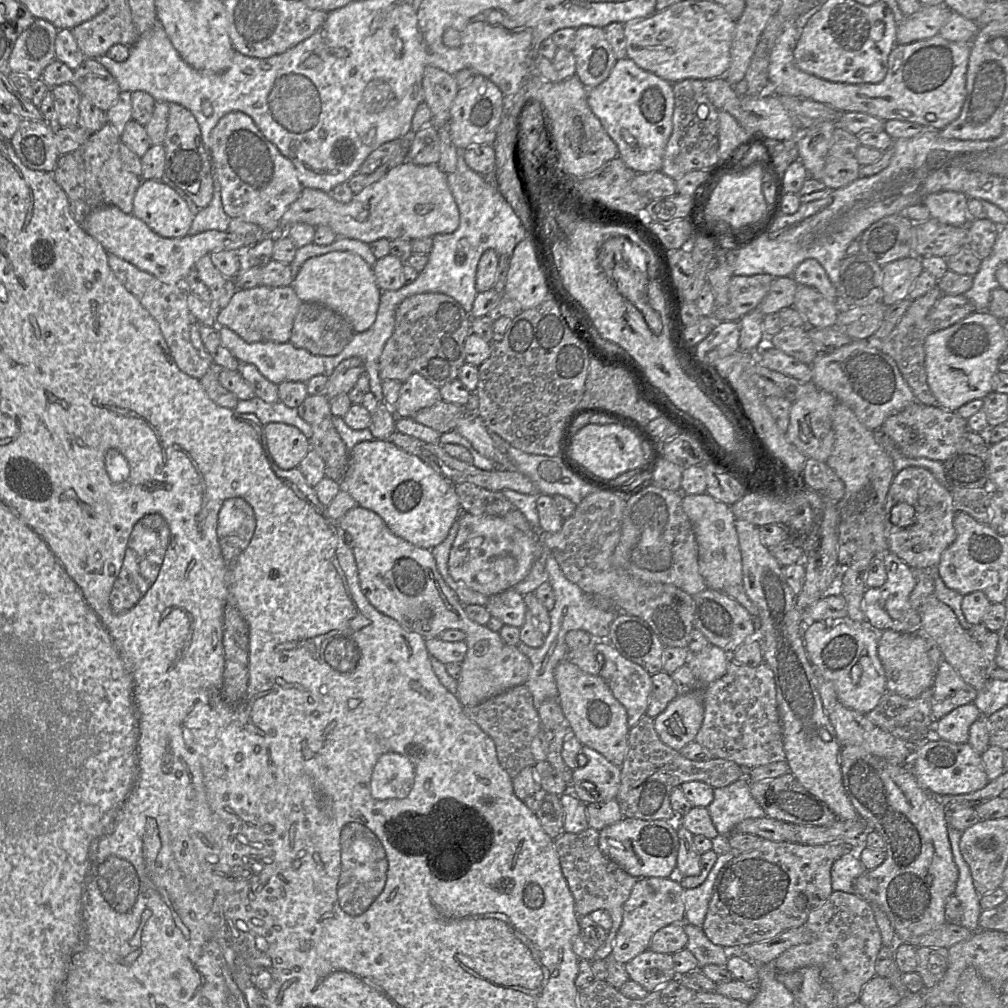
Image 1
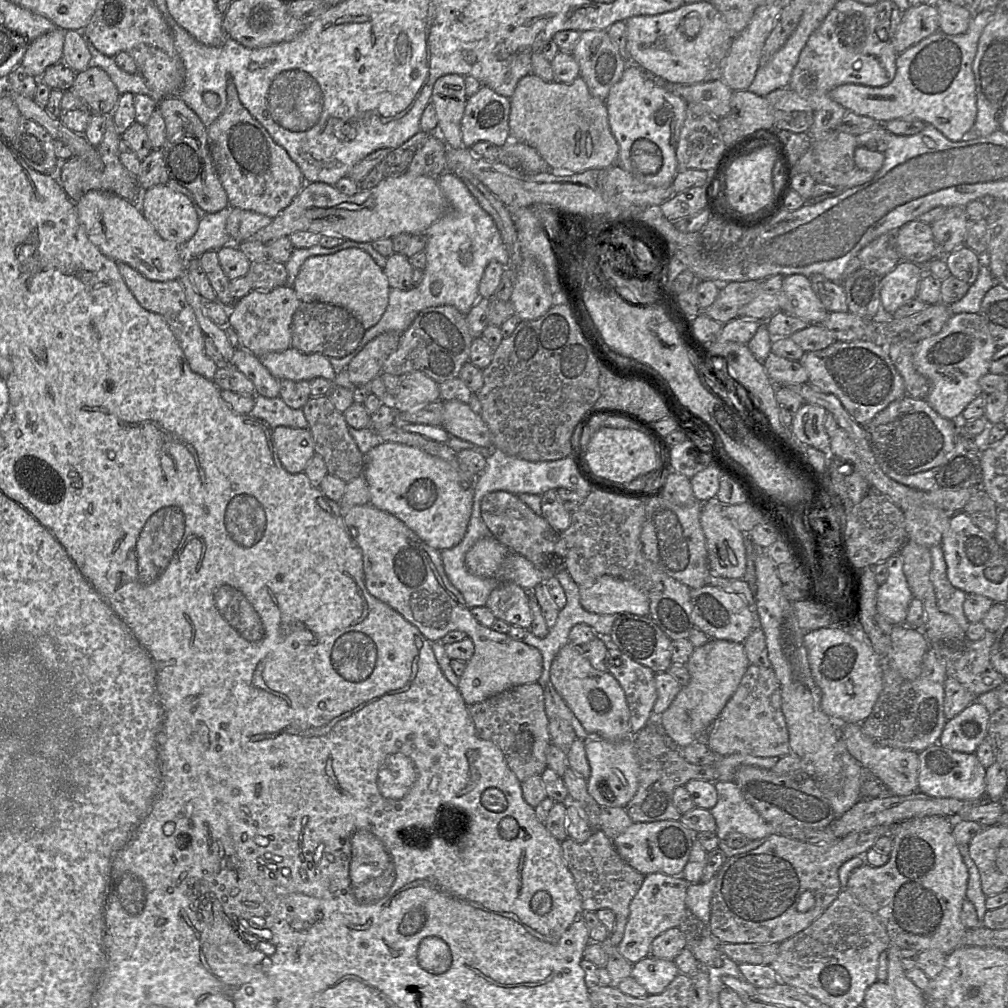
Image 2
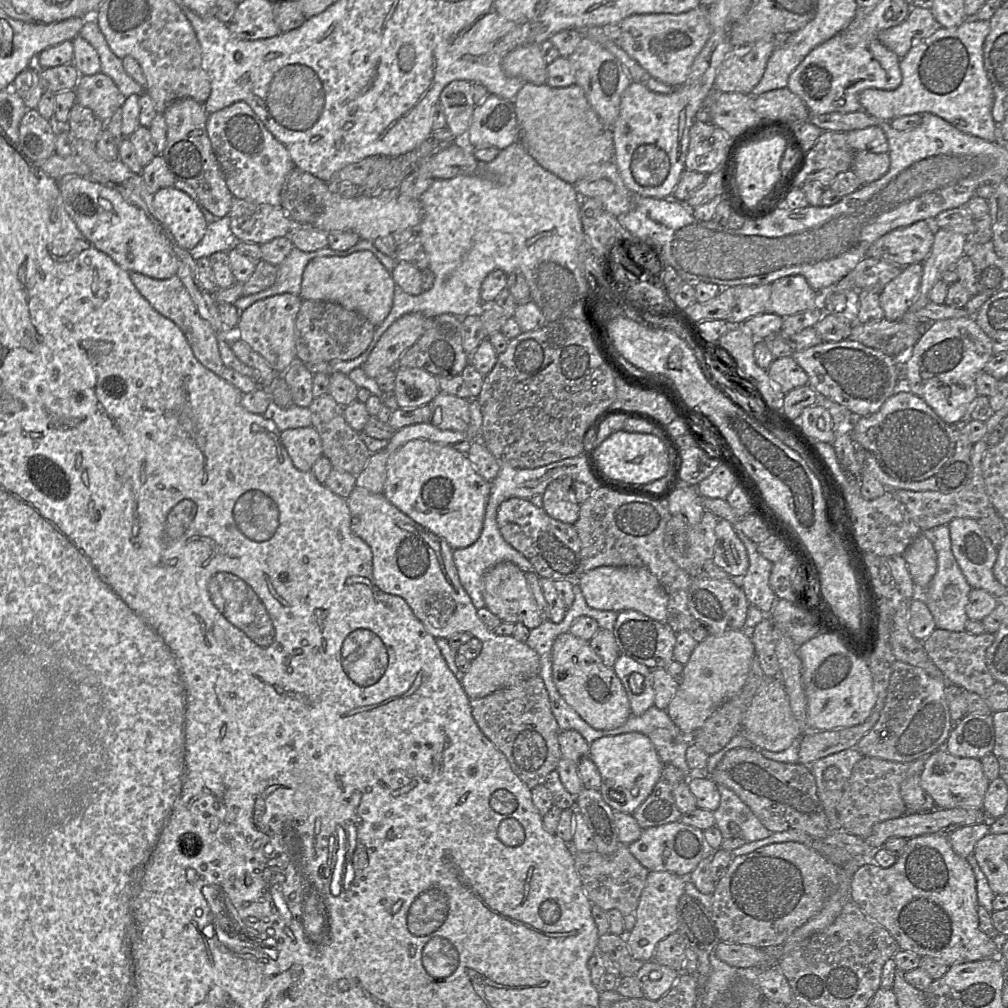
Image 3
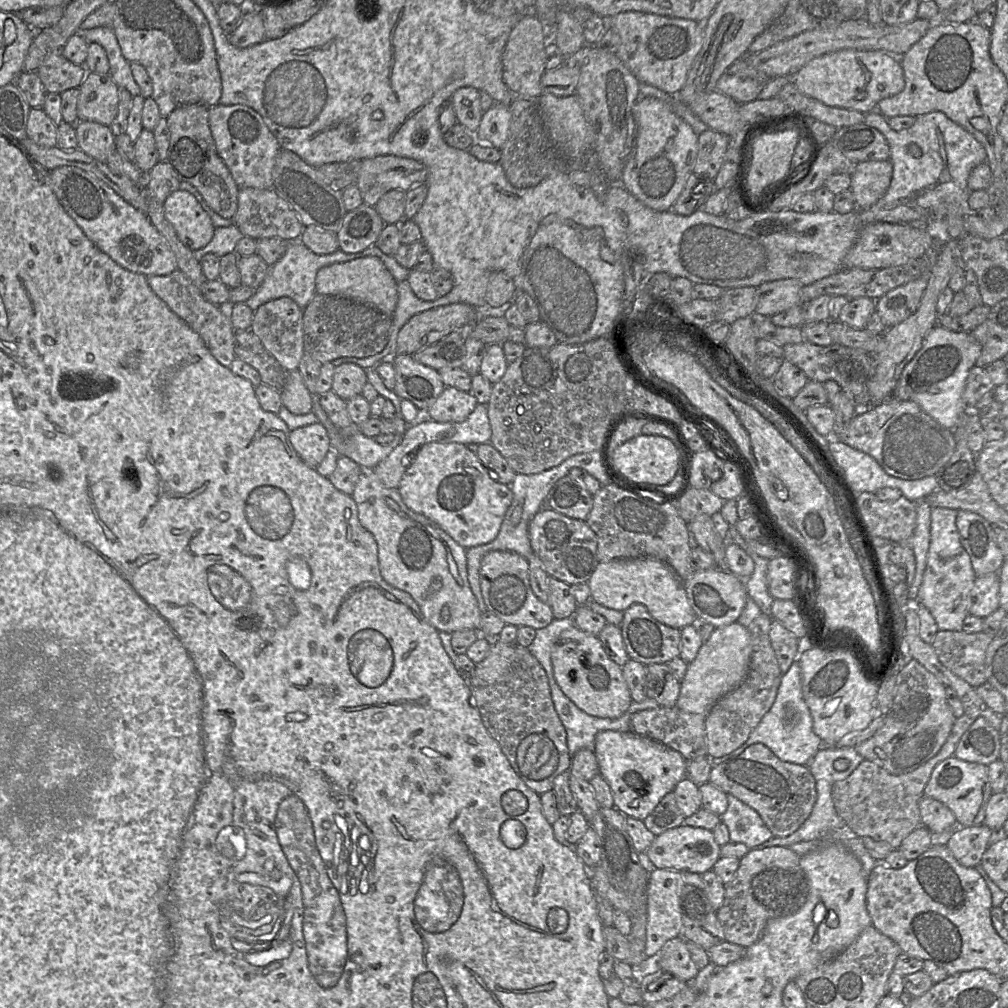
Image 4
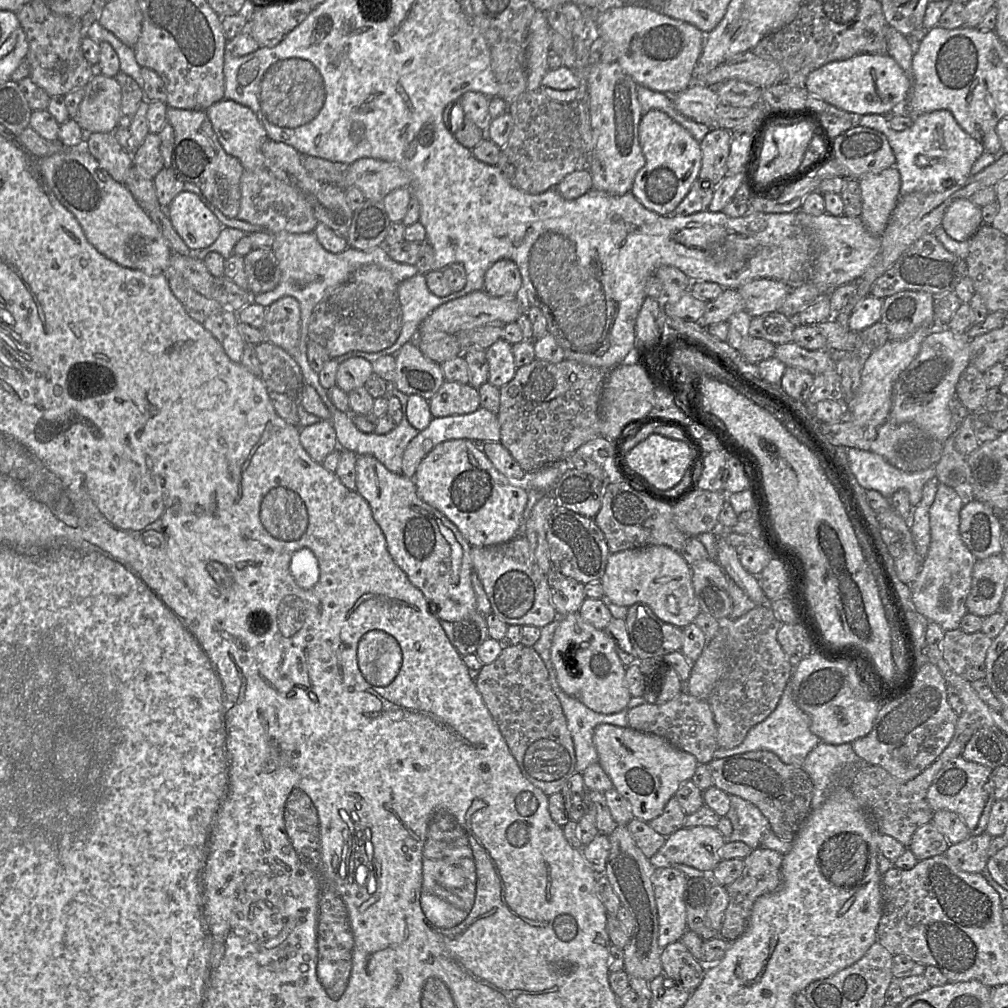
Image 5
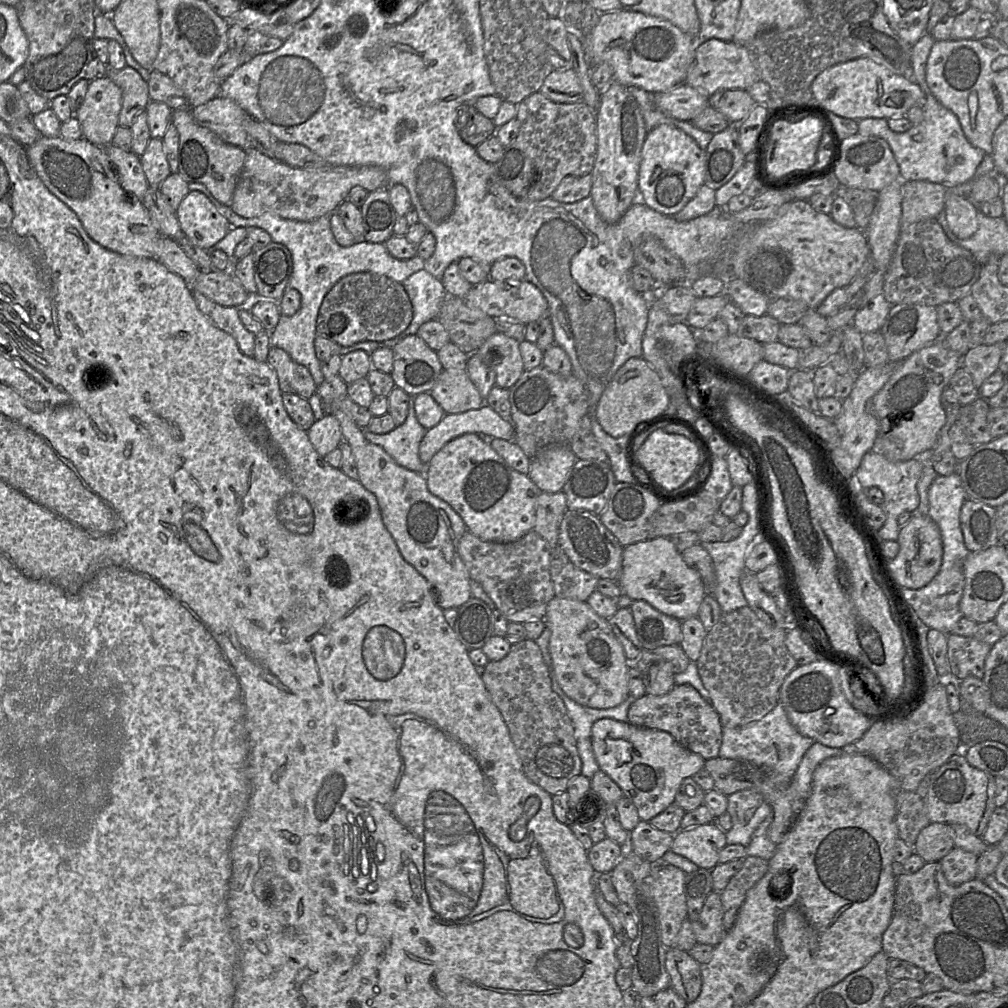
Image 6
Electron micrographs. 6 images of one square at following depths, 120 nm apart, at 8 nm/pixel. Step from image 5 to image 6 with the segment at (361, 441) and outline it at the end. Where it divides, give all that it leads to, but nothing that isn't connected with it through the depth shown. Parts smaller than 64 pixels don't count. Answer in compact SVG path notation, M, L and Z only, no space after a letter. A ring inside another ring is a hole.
M413 397L409 401L408 416L401 425L384 434L362 430L368 441L381 446L398 465L424 474L426 465L420 460L419 446L427 429L416 418Z

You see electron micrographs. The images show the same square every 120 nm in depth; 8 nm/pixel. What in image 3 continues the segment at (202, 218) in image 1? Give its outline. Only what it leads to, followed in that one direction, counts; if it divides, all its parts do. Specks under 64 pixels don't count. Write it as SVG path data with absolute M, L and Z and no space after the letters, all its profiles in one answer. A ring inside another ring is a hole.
M227 215L208 224L202 240L189 252L196 261L202 257L208 258L216 252L228 252L234 248L237 241L239 240L231 231L230 217Z

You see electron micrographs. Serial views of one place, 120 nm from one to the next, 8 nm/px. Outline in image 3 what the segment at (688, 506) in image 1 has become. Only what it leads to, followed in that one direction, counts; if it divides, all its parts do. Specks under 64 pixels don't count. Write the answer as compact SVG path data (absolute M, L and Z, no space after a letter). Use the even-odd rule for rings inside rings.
M719 519L715 527L715 536L713 562L729 575L743 577L748 570L749 559L733 524Z

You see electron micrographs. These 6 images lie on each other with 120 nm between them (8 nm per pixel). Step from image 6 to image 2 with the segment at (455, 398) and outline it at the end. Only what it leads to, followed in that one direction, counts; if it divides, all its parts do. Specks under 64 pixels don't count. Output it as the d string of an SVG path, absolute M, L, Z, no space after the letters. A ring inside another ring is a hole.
M457 400L444 401L442 427L450 436L473 443L480 448L493 448L491 434L480 414L474 413L467 403Z

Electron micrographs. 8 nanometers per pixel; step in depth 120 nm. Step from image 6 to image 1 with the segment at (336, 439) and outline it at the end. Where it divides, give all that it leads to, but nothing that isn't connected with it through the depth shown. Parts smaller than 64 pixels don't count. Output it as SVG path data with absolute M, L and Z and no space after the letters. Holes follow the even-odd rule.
M271 422L264 425L264 434L268 450L282 470L299 467L311 449L310 439L293 425Z

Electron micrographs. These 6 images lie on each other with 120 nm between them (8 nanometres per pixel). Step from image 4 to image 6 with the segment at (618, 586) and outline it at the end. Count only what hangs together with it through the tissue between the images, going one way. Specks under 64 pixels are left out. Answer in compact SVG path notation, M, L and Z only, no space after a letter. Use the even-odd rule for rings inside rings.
M657 537L631 544L624 547L622 555L622 571L618 579L622 594L631 600L643 600L659 612L684 621L698 614L706 589L700 574L684 562L682 555L669 537Z

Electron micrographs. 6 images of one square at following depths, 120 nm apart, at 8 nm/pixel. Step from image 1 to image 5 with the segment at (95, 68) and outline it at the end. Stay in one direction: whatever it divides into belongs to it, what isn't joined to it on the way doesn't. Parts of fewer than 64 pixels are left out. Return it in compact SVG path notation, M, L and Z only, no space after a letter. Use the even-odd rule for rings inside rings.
M95 72L84 87L76 121L85 132L113 133L118 127L121 109L121 88L115 77Z

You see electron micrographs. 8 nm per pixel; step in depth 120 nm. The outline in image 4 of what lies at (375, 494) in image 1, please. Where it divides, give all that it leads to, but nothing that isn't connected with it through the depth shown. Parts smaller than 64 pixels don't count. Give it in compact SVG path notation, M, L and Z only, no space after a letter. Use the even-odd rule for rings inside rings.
M459 443L422 445L413 454L397 489L408 508L433 520L465 549L497 537L513 498L509 485L498 482L477 455Z

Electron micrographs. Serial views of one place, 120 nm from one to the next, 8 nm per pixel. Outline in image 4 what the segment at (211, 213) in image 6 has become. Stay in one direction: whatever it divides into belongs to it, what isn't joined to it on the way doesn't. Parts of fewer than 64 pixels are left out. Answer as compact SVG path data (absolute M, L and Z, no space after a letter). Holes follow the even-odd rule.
M188 191L172 192L163 203L163 213L179 240L191 251L205 247L215 227L195 196Z

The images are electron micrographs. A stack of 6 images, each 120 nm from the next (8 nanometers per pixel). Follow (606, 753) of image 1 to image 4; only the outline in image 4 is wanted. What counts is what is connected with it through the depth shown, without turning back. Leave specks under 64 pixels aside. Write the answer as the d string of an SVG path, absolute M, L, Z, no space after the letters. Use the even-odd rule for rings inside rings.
M575 625L562 631L553 646L551 663L555 681L561 691L588 715L616 719L631 705L632 698L623 678L622 667L607 656L597 636L581 631Z

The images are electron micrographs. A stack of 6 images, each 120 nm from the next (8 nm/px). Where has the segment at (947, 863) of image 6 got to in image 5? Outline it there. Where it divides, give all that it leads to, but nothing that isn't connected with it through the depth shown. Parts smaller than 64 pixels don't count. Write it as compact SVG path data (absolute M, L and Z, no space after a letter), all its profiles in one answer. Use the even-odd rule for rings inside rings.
M987 832L970 835L966 840L950 844L944 855L960 870L983 873L988 861L988 848L993 837Z

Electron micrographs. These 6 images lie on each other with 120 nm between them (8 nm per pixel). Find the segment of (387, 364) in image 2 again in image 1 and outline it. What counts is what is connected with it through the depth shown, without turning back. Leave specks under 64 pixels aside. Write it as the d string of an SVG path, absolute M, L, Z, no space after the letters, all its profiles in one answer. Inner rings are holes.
M421 293L404 299L395 312L395 326L387 340L378 363L380 379L393 379L405 382L412 374L420 374L437 388L458 378L460 368L465 362L464 342L471 332L471 317L452 297L443 293Z

